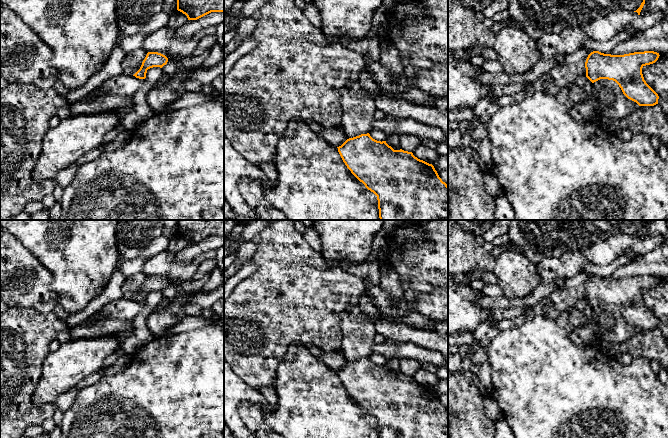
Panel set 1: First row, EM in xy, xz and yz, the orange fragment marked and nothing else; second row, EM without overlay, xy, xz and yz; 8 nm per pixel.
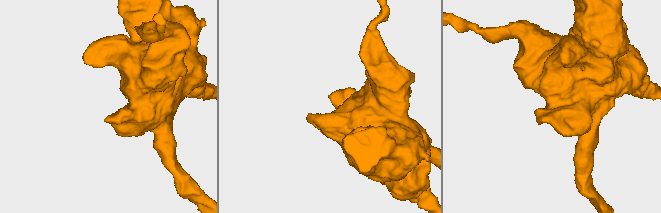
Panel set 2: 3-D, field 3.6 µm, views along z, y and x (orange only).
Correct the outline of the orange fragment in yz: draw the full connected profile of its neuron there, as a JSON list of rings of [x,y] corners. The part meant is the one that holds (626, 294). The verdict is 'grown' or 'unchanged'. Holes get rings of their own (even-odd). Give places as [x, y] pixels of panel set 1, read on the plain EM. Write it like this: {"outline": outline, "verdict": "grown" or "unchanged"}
{"outline": [[[591,276],[585,286],[586,301],[592,306],[600,303],[615,305],[623,318],[639,330],[658,328],[658,318],[646,307],[642,292],[655,287],[659,277],[634,276],[624,279]]], "verdict": "unchanged"}

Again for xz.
{"outline": [[[369,357],[347,363],[341,370],[337,371],[338,376],[351,397],[362,406],[365,411],[377,420],[379,438],[448,438],[448,409],[442,405],[432,388],[418,383],[412,376],[394,374],[386,365],[377,365]]], "verdict": "unchanged"}

